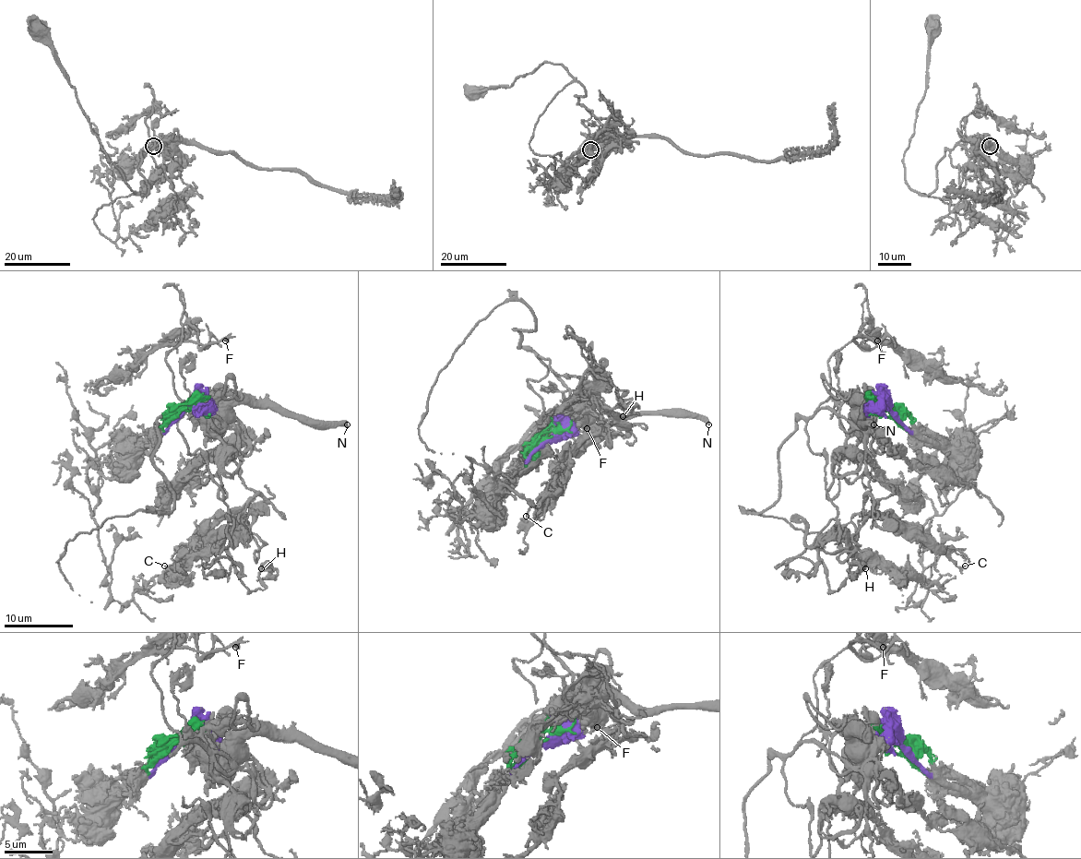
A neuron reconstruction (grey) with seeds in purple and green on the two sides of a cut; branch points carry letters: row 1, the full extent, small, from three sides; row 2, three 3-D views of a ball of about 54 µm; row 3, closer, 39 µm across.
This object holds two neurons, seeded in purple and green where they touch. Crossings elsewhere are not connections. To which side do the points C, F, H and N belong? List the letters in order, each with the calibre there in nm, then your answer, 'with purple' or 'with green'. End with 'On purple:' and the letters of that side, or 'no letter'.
C: 140 nm thick; with green
F: 280 nm thick; with green
H: 400 nm thick; with green
N: 400 nm thick; with purple
On purple: N

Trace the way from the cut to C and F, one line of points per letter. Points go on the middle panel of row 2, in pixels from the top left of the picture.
C: (545, 440), (569, 411), (566, 391), (602, 420), (624, 425), (602, 423), (527, 516)
F: (545, 440), (569, 411), (566, 387), (549, 370), (528, 379), (528, 386), (547, 415), (588, 406), (587, 428)

